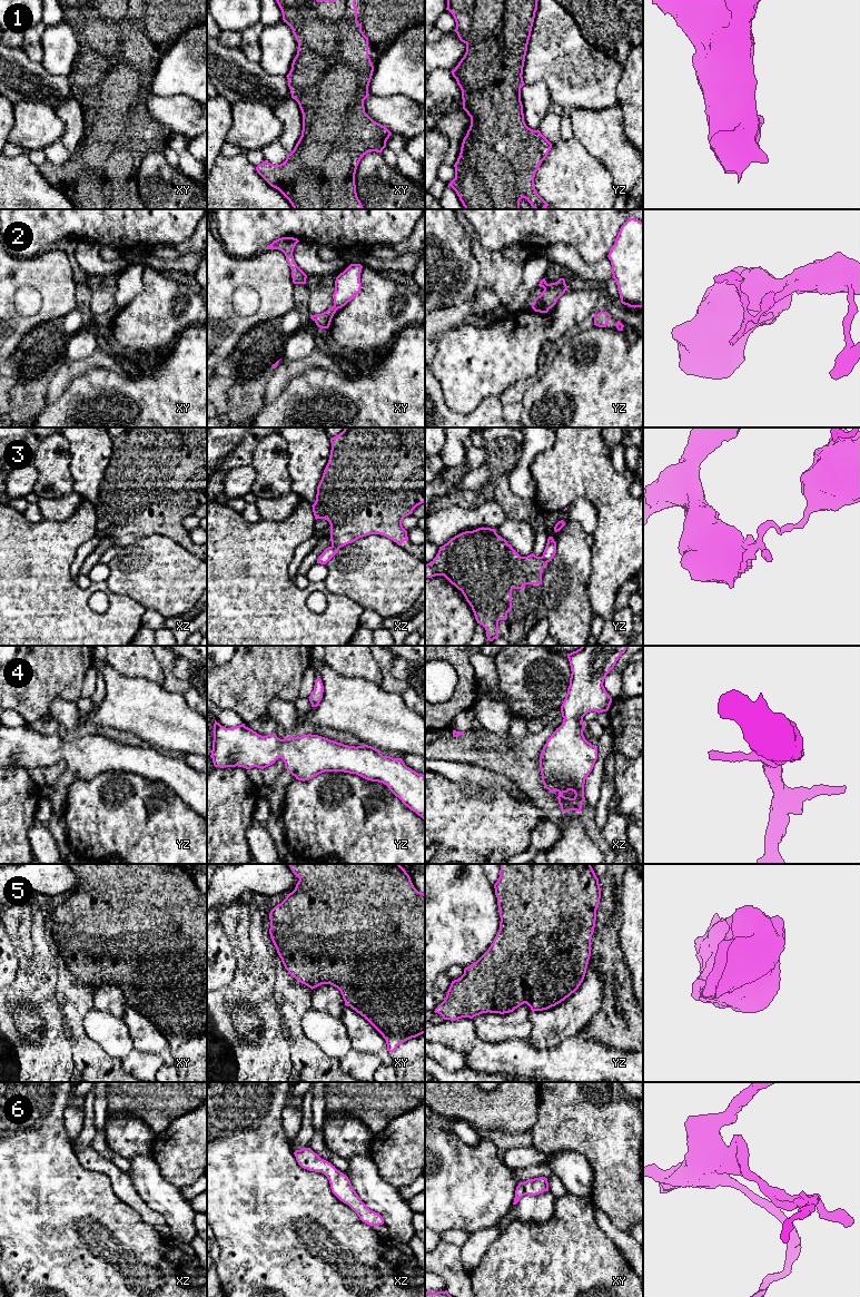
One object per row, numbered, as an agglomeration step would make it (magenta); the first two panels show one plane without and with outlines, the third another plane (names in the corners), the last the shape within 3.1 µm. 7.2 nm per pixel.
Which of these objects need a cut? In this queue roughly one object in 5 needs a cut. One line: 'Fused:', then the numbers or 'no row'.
Fused: 2, 3

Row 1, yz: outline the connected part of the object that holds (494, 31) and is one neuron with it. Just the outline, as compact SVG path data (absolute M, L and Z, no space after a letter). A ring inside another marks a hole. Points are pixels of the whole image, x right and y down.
M447 0L446 10L455 19L454 31L466 45L464 57L451 72L462 90L463 109L471 117L469 129L454 165L455 178L448 186L456 191L465 209L520 209L522 198L534 209L545 209L548 204L537 194L534 177L552 144L538 129L526 126L521 101L521 88L525 85L523 67L537 0Z

